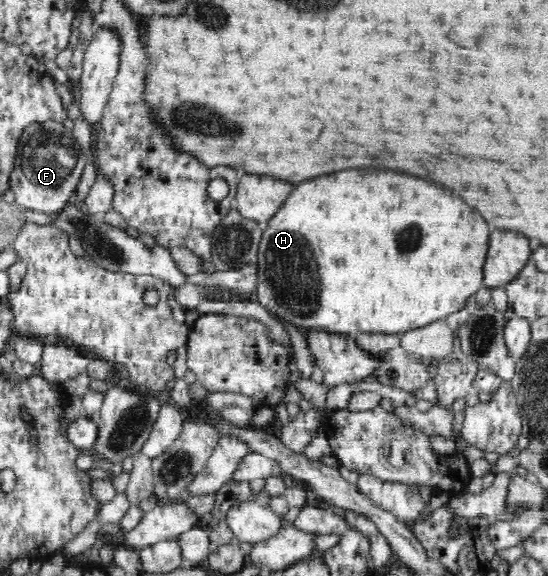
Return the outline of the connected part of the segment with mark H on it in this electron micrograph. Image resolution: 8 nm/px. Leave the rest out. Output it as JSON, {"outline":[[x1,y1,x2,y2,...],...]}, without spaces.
{"outline":[[342,170,338,174,328,174,328,176,298,184,292,190,290,198,284,202,284,206,278,210,277,214,274,214,267,223,267,227,263,229,256,258,258,303,297,328,305,327,332,334,359,332,400,335,436,320,445,319,449,314,462,310,468,298,475,295,483,283,489,289,506,287,518,277,521,268,529,261,530,254,528,240,522,234,504,232,504,230,496,230,490,234,484,218,476,210,466,206,464,200,454,196,450,190,442,190,440,186,432,182,426,182,408,174,396,174,390,170,388,172,386,170]]}

